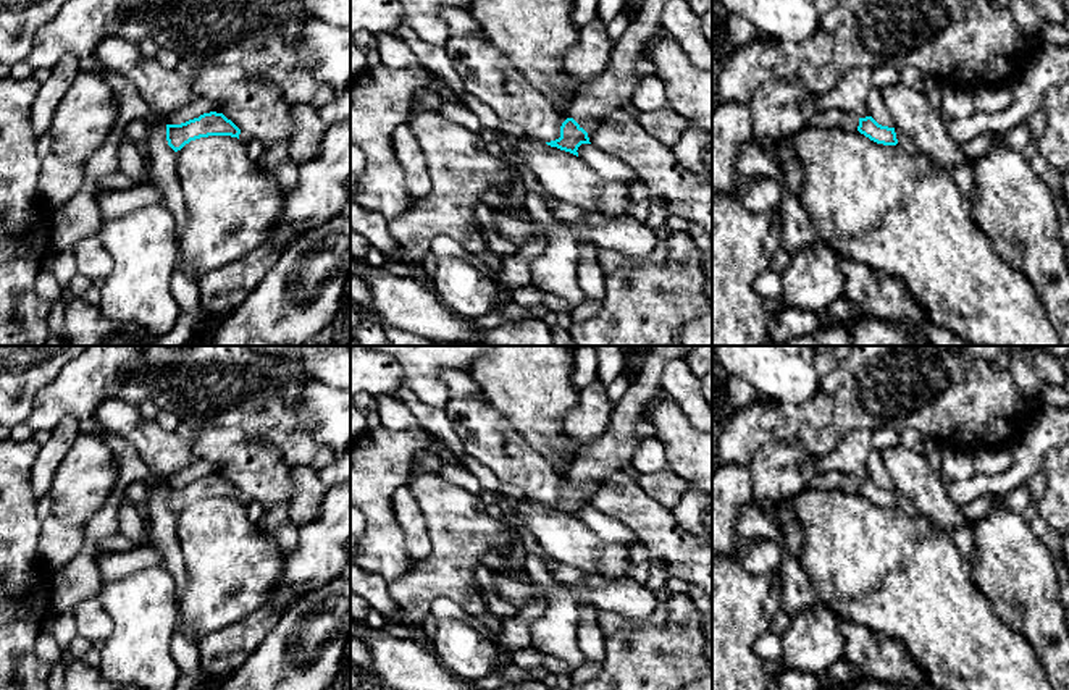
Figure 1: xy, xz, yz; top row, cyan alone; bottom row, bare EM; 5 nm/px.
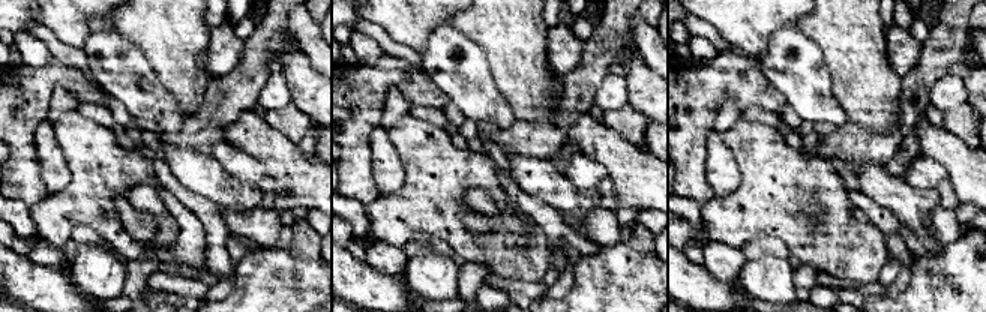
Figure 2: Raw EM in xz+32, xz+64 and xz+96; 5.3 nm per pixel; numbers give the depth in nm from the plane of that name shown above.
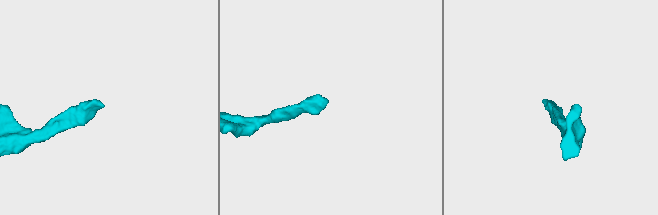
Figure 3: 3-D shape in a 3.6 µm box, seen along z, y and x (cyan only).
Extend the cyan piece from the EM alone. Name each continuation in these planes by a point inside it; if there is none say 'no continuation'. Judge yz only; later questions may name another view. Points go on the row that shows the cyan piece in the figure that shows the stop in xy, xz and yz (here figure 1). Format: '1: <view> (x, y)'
1: yz (830, 118)

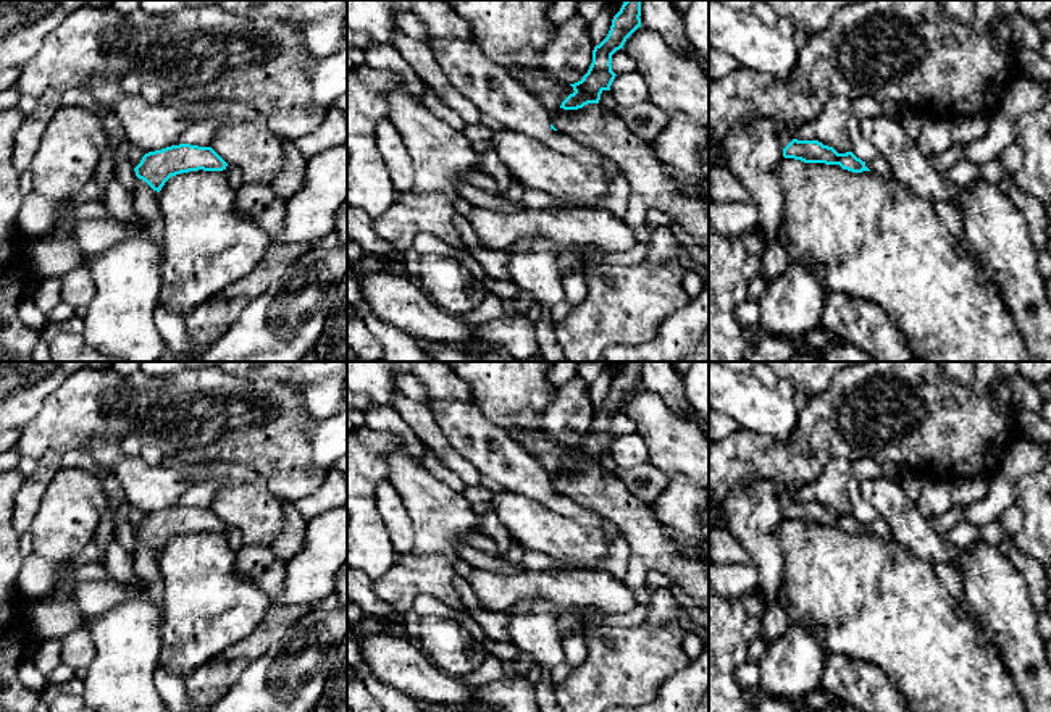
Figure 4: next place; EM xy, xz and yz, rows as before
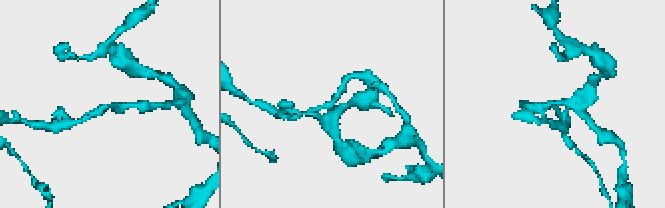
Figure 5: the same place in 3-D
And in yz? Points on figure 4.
no continuation

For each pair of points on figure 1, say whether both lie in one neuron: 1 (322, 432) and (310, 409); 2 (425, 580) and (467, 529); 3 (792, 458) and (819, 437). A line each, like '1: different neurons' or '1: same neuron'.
1: same neuron
2: same neuron
3: different neurons

